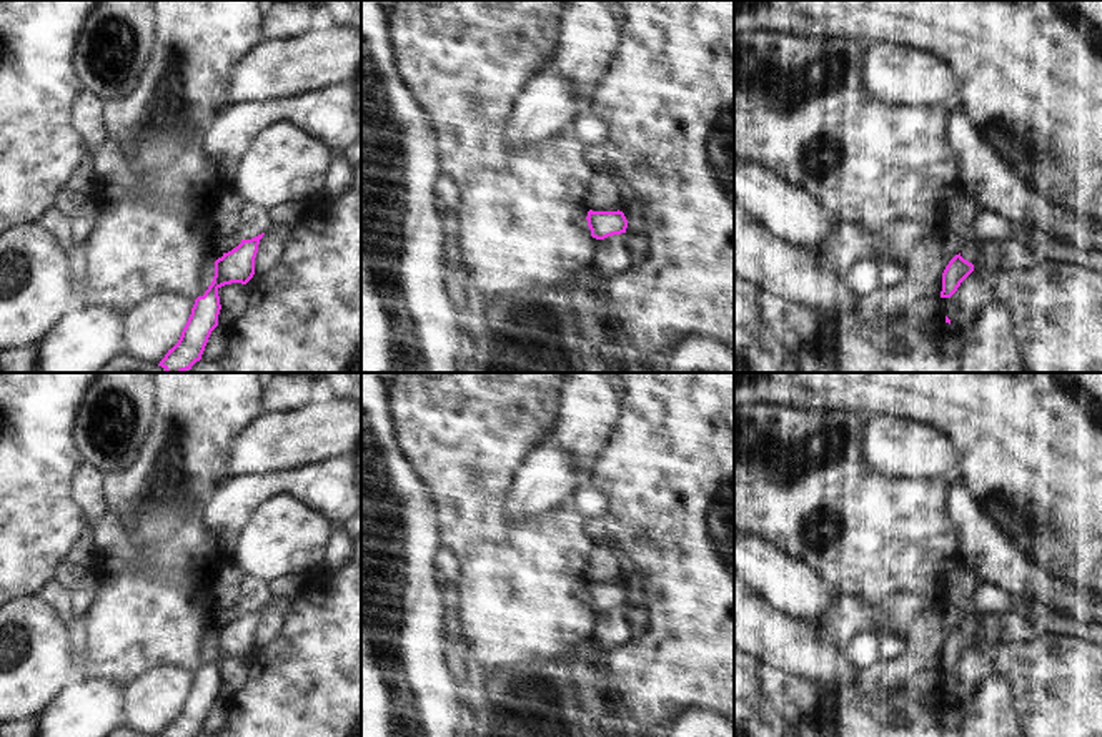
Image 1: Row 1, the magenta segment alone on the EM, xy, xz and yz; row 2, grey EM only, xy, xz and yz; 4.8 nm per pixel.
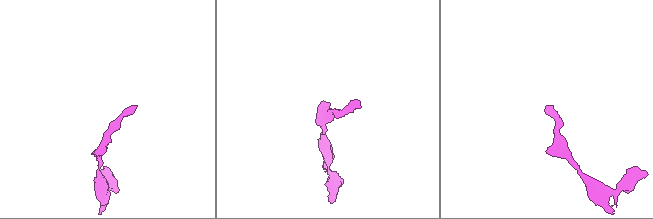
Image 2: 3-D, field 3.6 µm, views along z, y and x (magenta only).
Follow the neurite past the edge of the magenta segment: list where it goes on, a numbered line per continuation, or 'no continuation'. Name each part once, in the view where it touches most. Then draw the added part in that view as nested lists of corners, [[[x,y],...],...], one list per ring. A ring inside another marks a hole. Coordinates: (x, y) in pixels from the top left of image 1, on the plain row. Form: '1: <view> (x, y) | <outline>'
1: yz (971, 624) | [[[972,614],[965,617],[964,622],[961,624],[961,629],[975,639],[980,629],[980,616]]]

